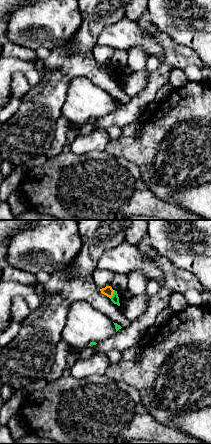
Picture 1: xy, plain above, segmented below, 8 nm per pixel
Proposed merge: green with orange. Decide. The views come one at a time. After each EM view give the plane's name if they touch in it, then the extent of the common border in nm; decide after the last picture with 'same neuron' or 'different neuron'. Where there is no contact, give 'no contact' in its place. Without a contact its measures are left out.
meets green in xy; contact 80 nm long

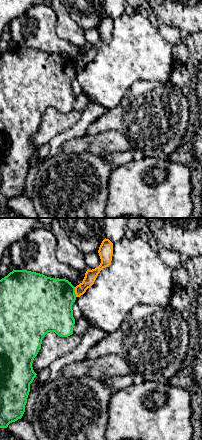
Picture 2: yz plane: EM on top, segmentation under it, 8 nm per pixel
meets green in yz; contact 80 nm long

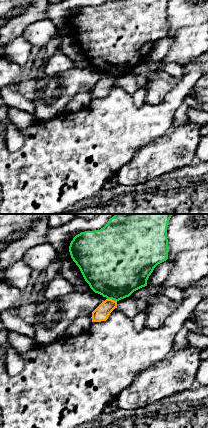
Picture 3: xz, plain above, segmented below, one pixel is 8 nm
meets green in xz; contact 80 nm long

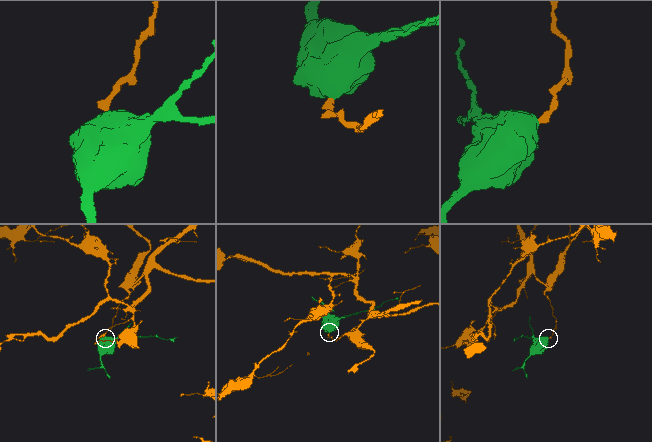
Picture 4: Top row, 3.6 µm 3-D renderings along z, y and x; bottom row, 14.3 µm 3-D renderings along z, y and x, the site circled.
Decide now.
different neuron

